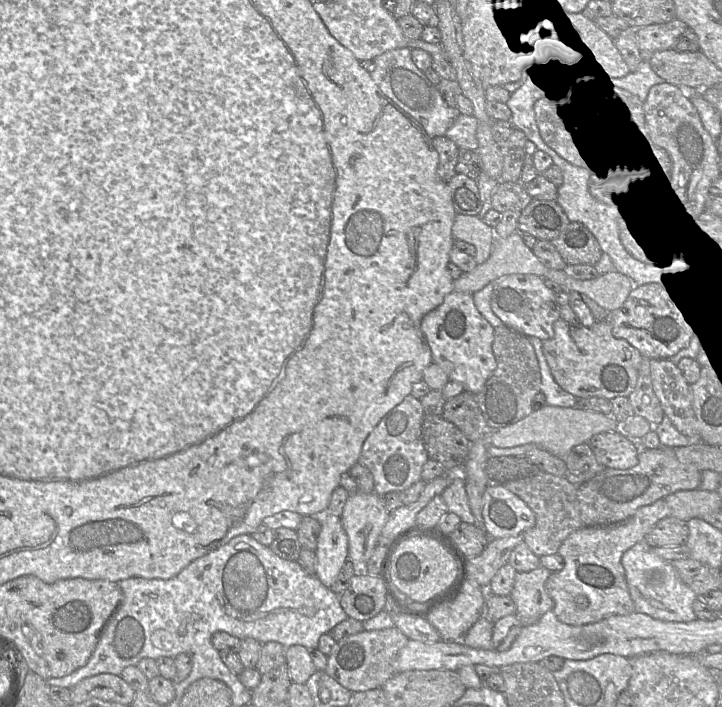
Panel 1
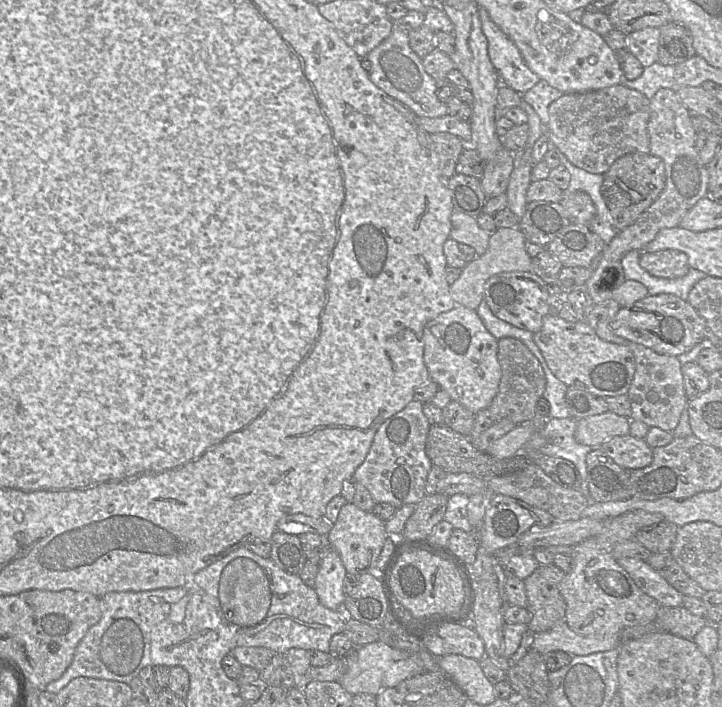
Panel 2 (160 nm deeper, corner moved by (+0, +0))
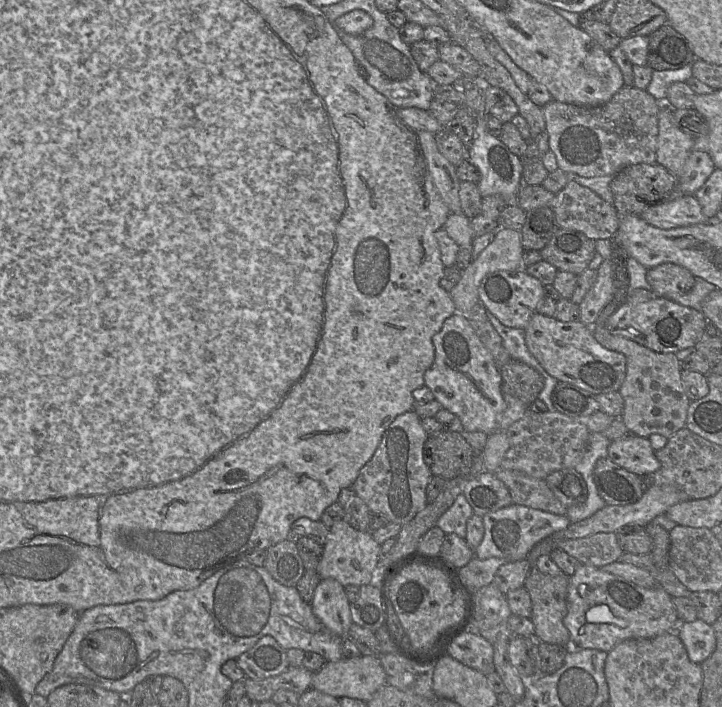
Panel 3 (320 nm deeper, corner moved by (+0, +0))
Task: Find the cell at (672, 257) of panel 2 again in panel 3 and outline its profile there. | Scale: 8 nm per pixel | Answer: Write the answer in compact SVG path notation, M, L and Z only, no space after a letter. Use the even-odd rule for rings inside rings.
M669 262L648 269L646 278L654 296L673 301L688 293L695 284L695 276L687 268Z

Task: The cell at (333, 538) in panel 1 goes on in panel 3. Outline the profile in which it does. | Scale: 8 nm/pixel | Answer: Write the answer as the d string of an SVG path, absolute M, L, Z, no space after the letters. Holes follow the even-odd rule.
M333 578L321 579L311 602L315 616L333 633L347 637L353 623L344 586Z

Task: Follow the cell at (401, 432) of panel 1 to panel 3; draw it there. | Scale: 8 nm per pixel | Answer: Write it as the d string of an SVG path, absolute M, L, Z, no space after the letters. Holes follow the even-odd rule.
M411 410L395 418L384 432L370 461L361 469L353 488L371 512L385 515L390 522L404 525L427 504L426 488L432 473L424 460L428 433L420 417Z

